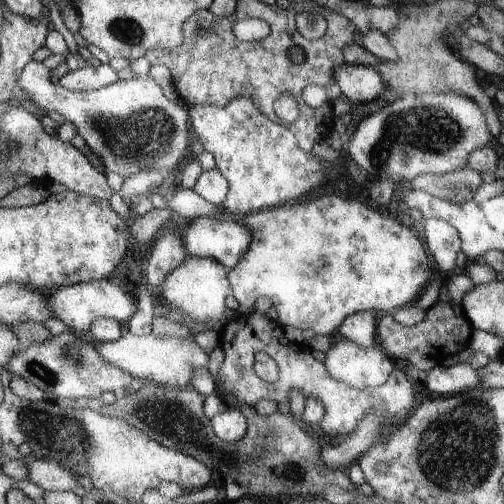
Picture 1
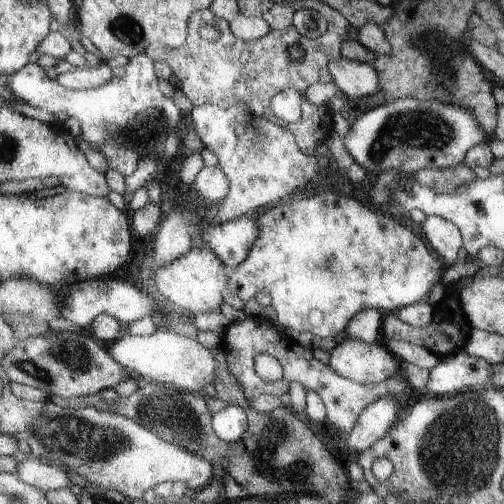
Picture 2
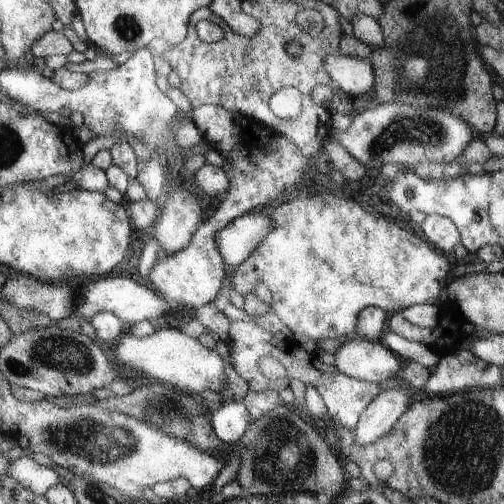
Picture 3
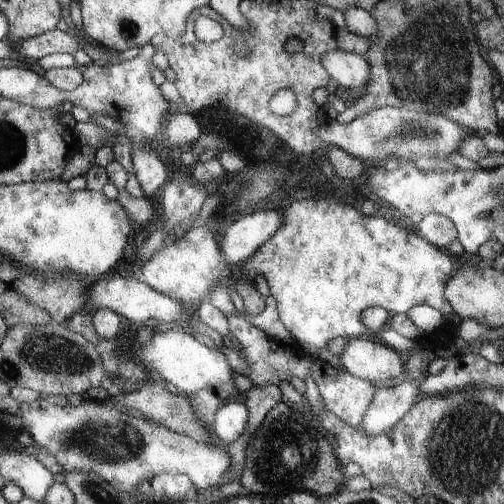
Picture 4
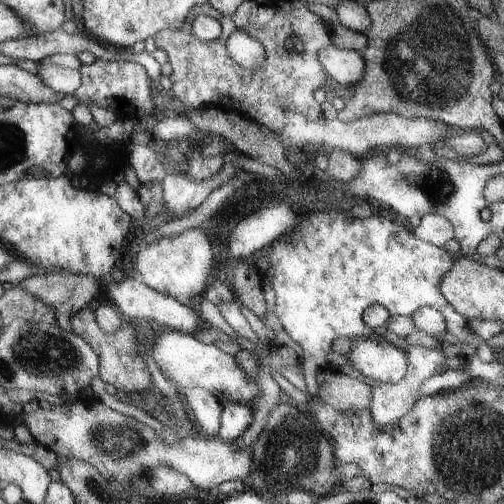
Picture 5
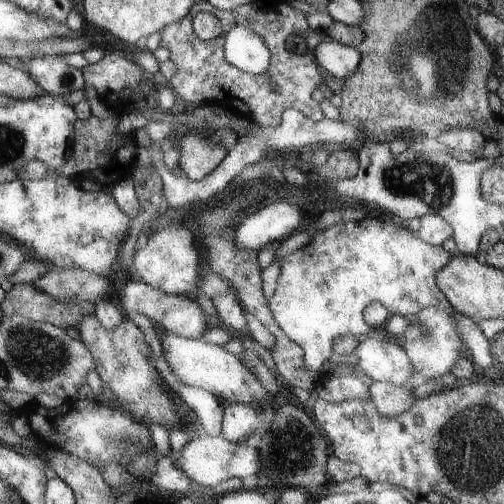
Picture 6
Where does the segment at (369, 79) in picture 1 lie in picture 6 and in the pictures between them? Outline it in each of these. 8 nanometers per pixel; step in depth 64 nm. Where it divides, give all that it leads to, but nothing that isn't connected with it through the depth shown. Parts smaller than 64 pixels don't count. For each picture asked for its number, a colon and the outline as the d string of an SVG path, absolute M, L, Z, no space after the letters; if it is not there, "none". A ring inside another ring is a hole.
2: M339 56L329 60L327 70L331 74L331 82L339 88L339 94L347 102L375 94L379 90L377 72L367 62L355 62Z
3: M331 54L323 60L325 72L335 80L337 92L347 98L357 98L361 94L367 94L373 88L375 74L367 60L343 56L343 54Z
4: M333 50L321 54L321 66L341 86L349 90L363 90L369 82L369 64L361 54Z
5: M327 44L317 52L317 60L325 74L329 74L333 80L341 84L355 84L363 72L365 72L365 62L361 52L355 50L345 50L335 44Z
6: M327 36L315 46L313 56L315 56L315 62L325 72L329 72L331 76L337 76L337 78L345 78L345 76L353 74L361 62L361 54L357 48L329 40Z

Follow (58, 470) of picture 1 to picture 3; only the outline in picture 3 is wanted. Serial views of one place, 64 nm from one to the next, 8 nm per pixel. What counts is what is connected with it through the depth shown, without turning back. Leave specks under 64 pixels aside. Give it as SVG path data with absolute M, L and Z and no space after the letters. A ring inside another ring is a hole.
M29 454L23 456L23 458L9 460L9 464L7 464L7 468L1 476L13 480L15 486L25 488L35 496L43 496L49 488L57 486L59 478L61 478L51 468L35 464Z

